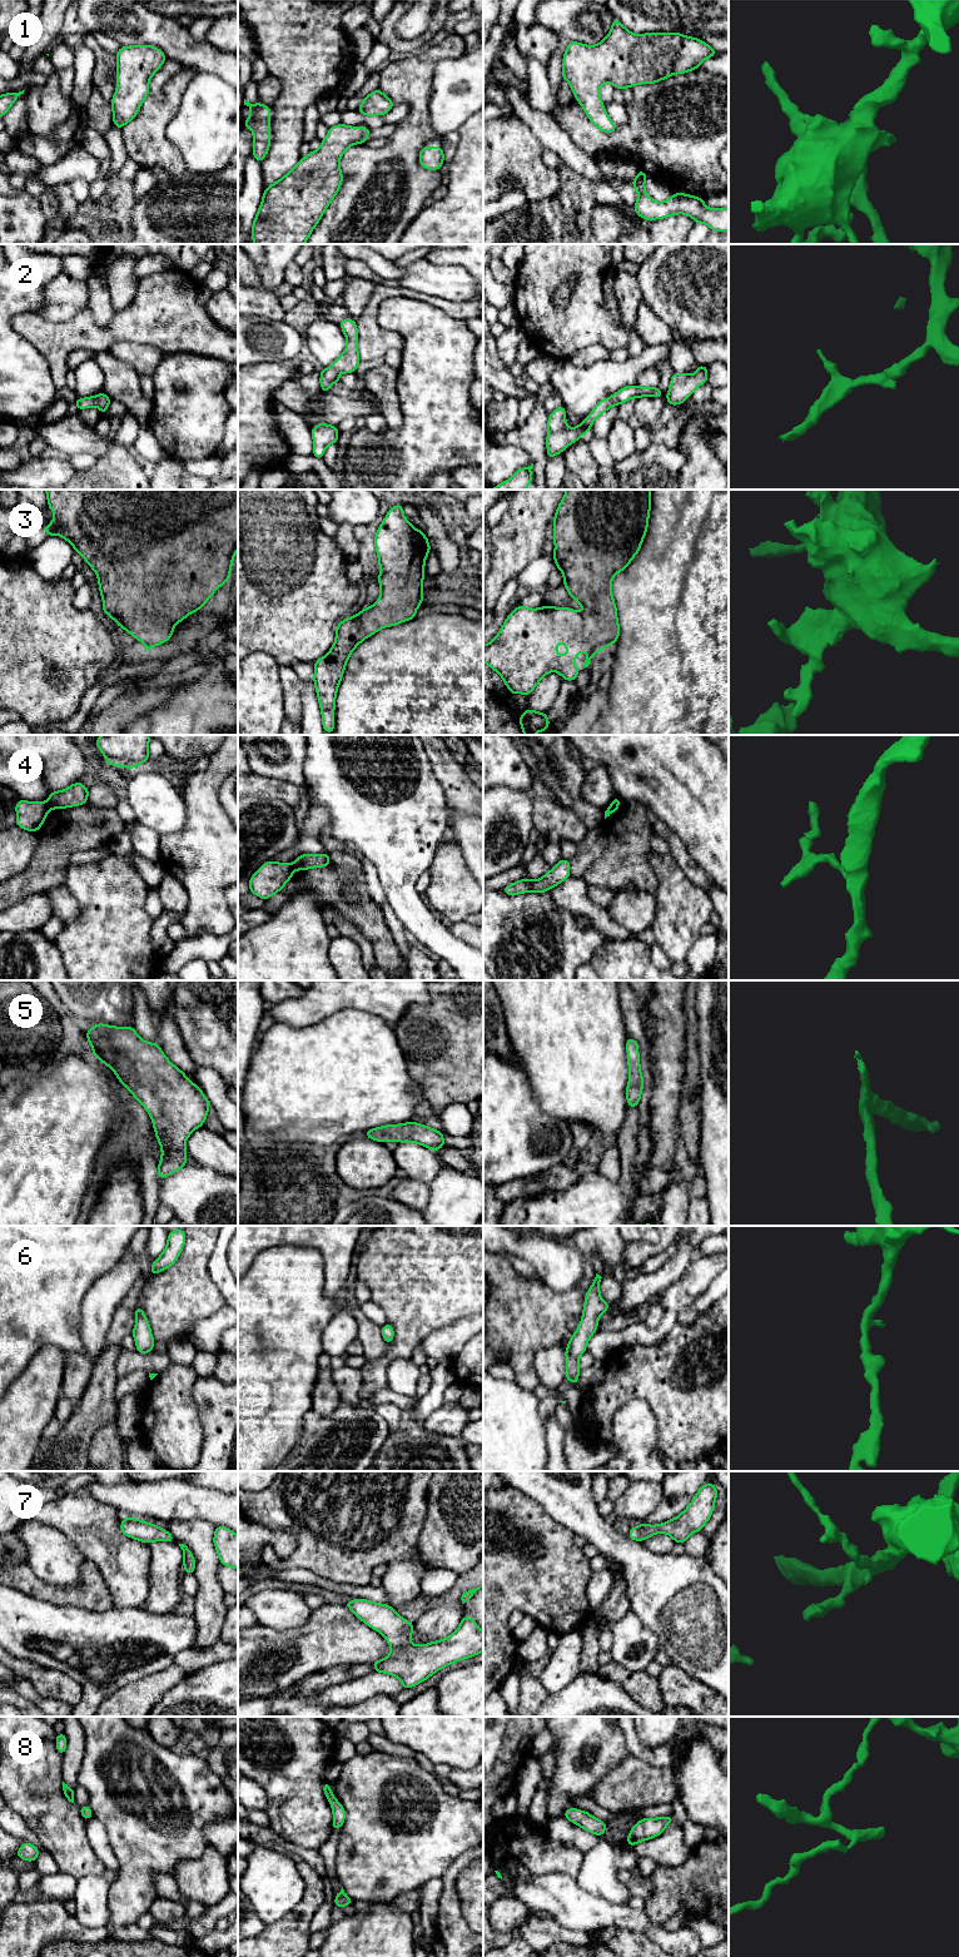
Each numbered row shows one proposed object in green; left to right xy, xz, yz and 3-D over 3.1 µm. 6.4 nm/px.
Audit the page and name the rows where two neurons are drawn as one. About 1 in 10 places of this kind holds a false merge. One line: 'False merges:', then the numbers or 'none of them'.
False merges: 4

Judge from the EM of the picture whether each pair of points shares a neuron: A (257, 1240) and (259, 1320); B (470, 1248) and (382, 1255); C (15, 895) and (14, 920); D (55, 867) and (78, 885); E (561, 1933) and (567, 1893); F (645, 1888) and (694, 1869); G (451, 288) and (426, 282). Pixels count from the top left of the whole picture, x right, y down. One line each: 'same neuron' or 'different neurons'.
A: different neurons
B: same neuron
C: different neurons
D: different neurons
E: different neurons
F: different neurons
G: same neuron

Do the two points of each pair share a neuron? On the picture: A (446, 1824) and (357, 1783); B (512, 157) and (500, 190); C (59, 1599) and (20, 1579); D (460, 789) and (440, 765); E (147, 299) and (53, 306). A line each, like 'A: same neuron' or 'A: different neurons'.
A: same neuron
B: same neuron
C: same neuron
D: same neuron
E: different neurons

